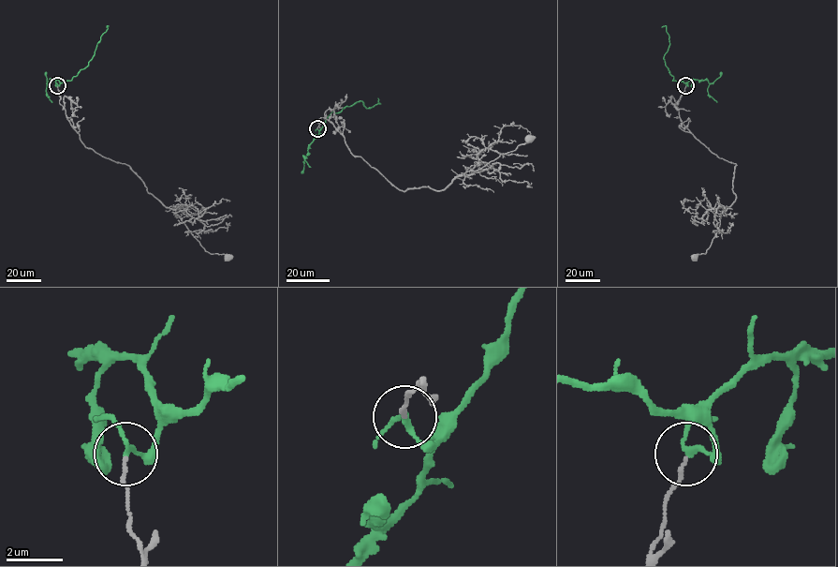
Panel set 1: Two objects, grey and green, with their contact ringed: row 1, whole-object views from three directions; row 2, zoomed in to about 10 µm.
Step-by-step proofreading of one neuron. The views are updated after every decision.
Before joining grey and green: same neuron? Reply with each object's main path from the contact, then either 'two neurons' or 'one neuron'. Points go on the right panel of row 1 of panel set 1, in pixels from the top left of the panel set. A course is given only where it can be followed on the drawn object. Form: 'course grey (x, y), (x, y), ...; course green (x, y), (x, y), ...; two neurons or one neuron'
course grey (686, 85), (677, 106), (683, 125), (713, 153), (736, 165), (736, 200), (723, 210), (706, 252), (693, 256); course green (686, 85), (672, 81), (665, 65), (669, 36), (666, 26), (661, 27); two neurons

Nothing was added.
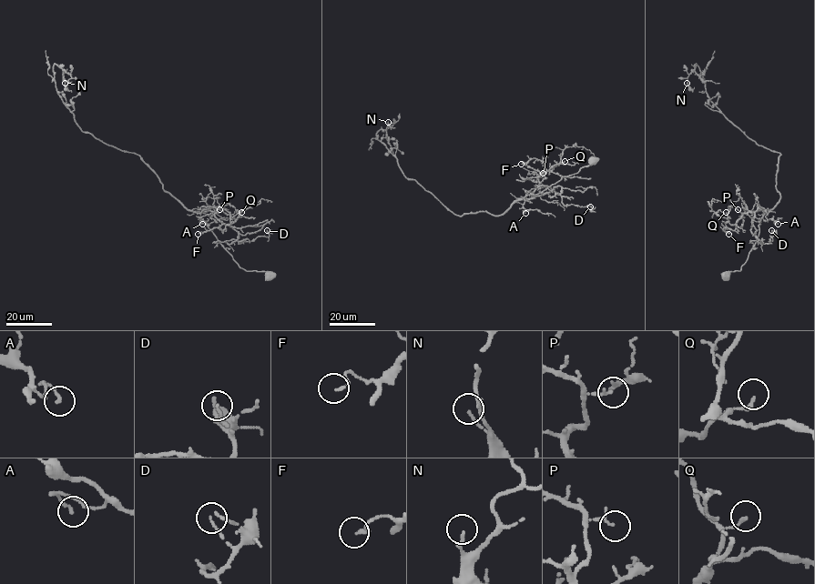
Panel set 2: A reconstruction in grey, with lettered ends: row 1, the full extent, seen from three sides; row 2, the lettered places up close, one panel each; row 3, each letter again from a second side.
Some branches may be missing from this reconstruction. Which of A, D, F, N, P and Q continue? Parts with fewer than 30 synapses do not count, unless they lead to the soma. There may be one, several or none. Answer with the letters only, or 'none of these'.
none of these

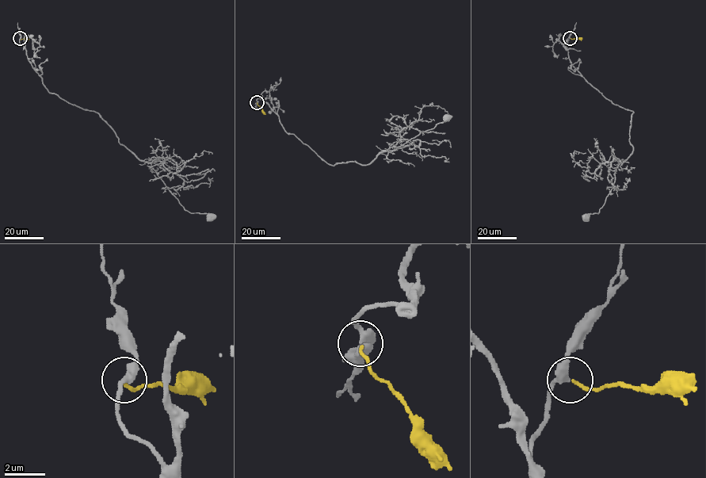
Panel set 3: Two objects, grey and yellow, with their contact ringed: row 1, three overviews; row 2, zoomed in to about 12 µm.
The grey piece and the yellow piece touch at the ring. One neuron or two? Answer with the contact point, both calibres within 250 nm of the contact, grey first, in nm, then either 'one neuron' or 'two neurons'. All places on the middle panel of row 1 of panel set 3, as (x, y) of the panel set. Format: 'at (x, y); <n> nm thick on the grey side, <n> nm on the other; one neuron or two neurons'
at (257, 102); 340 nm thick on the grey side, 150 nm on the other; one neuron

